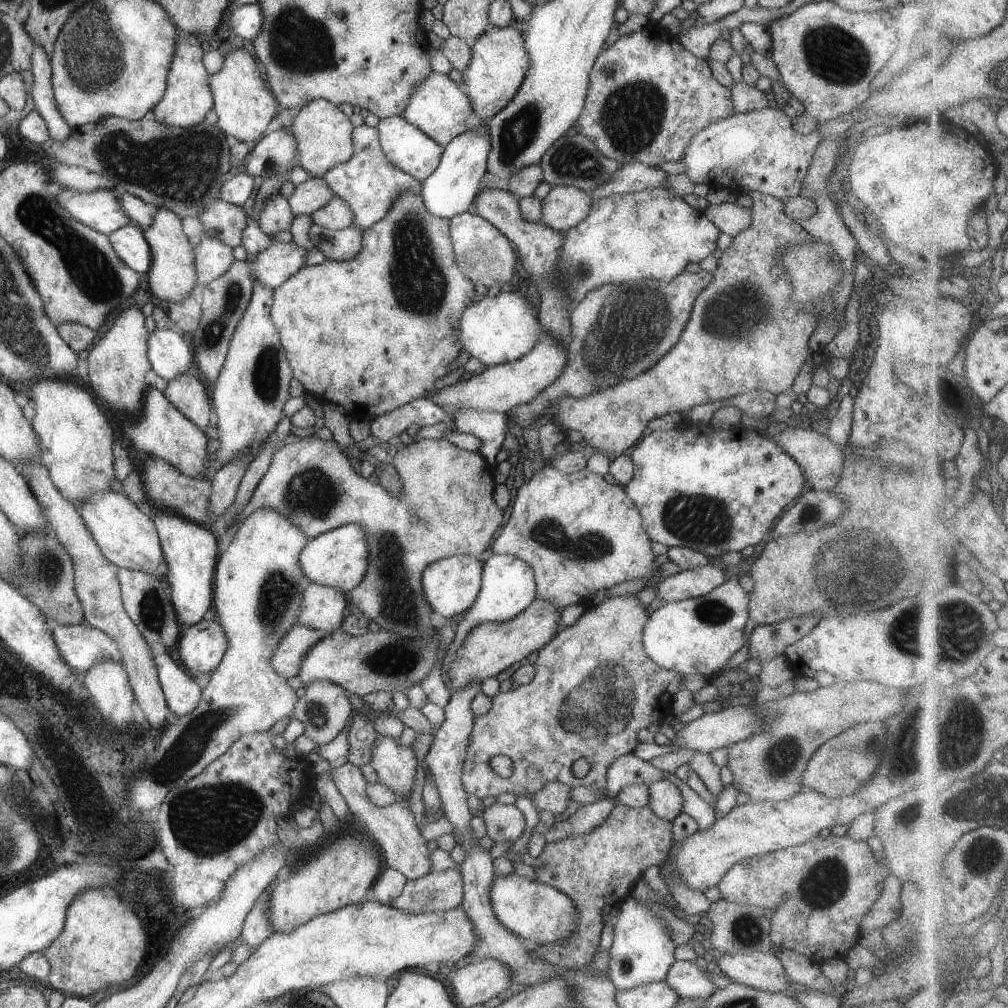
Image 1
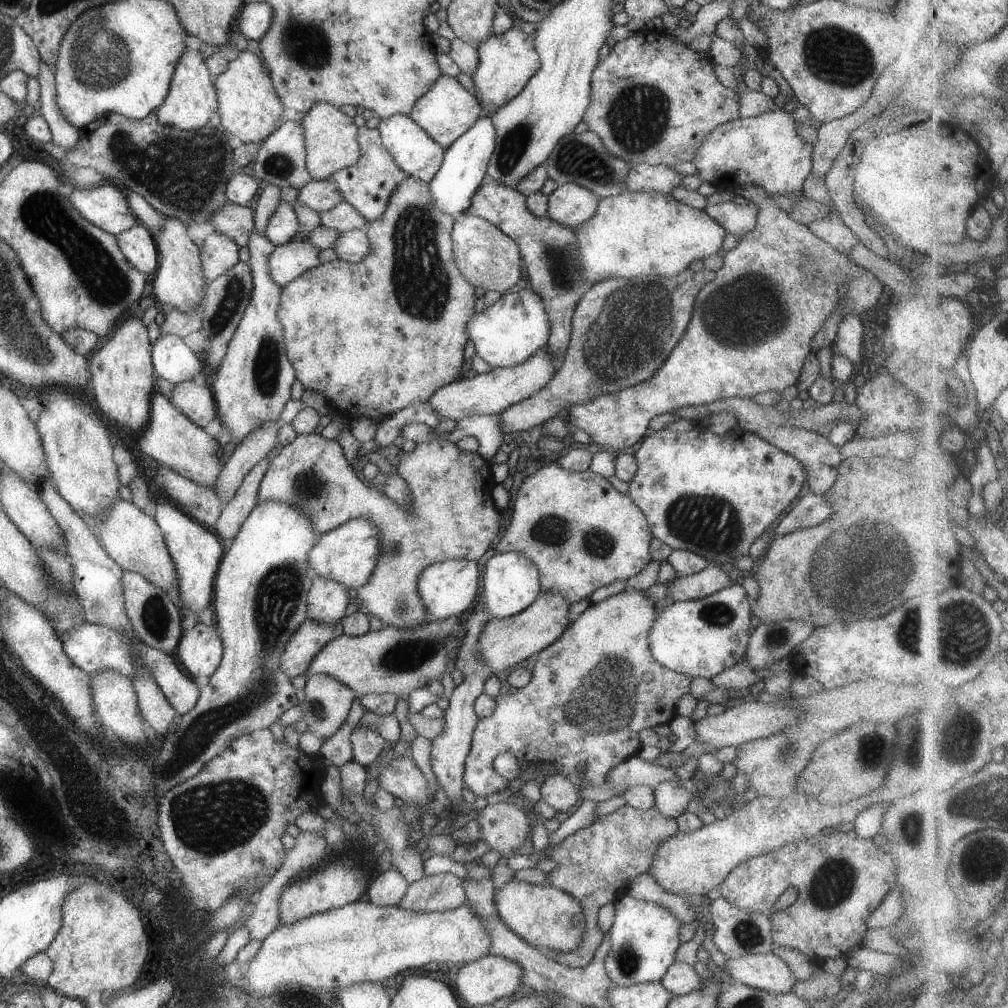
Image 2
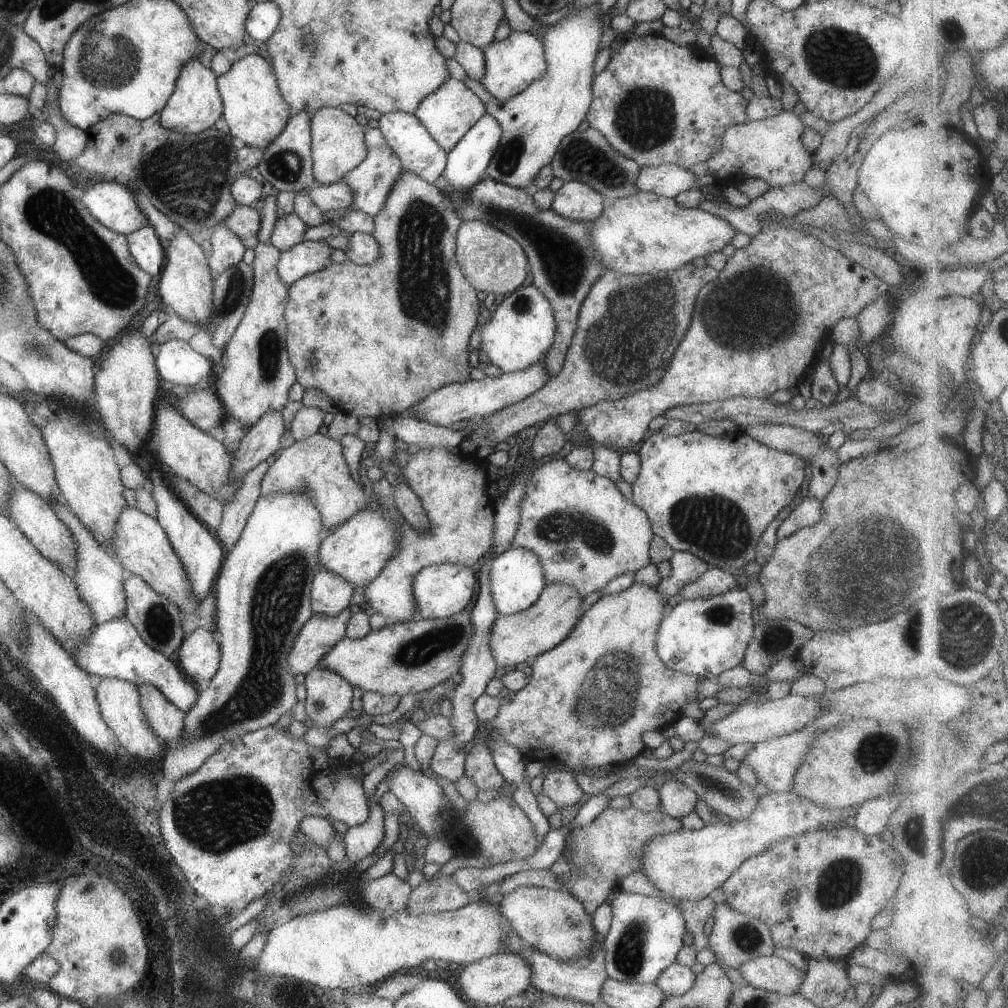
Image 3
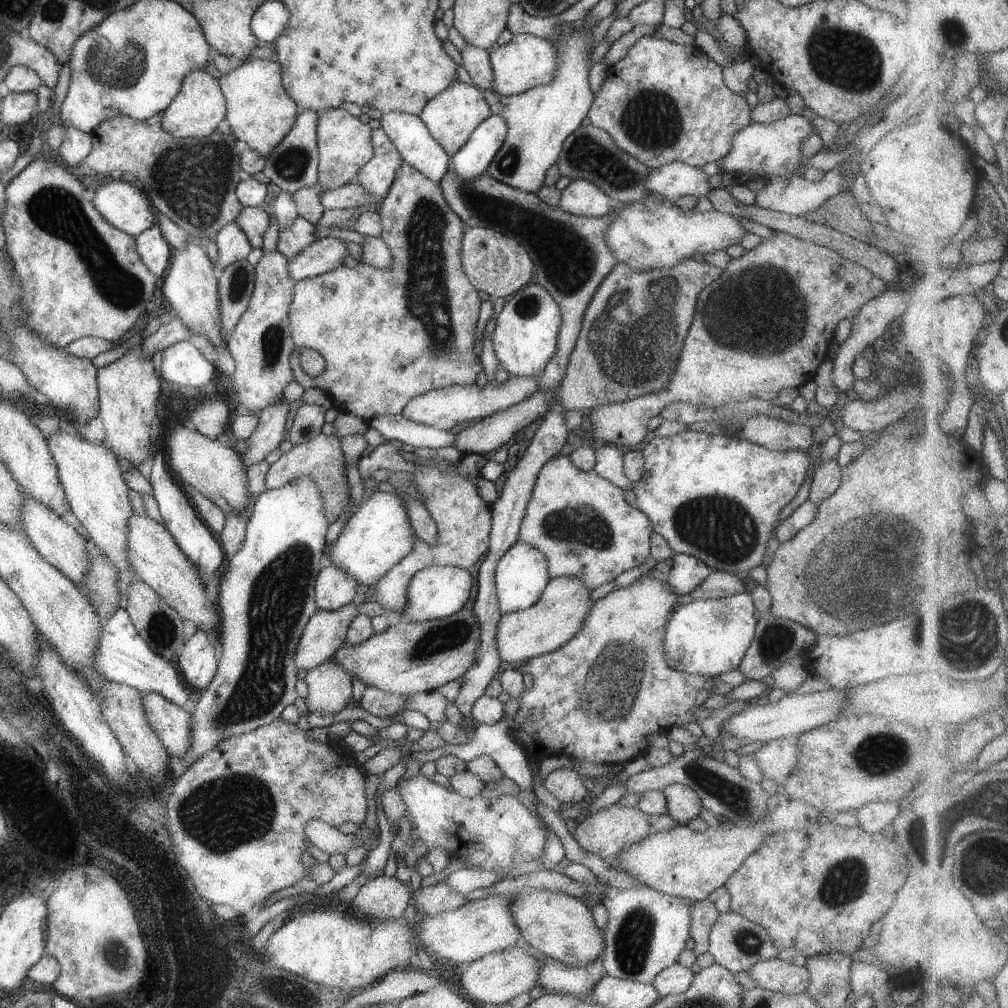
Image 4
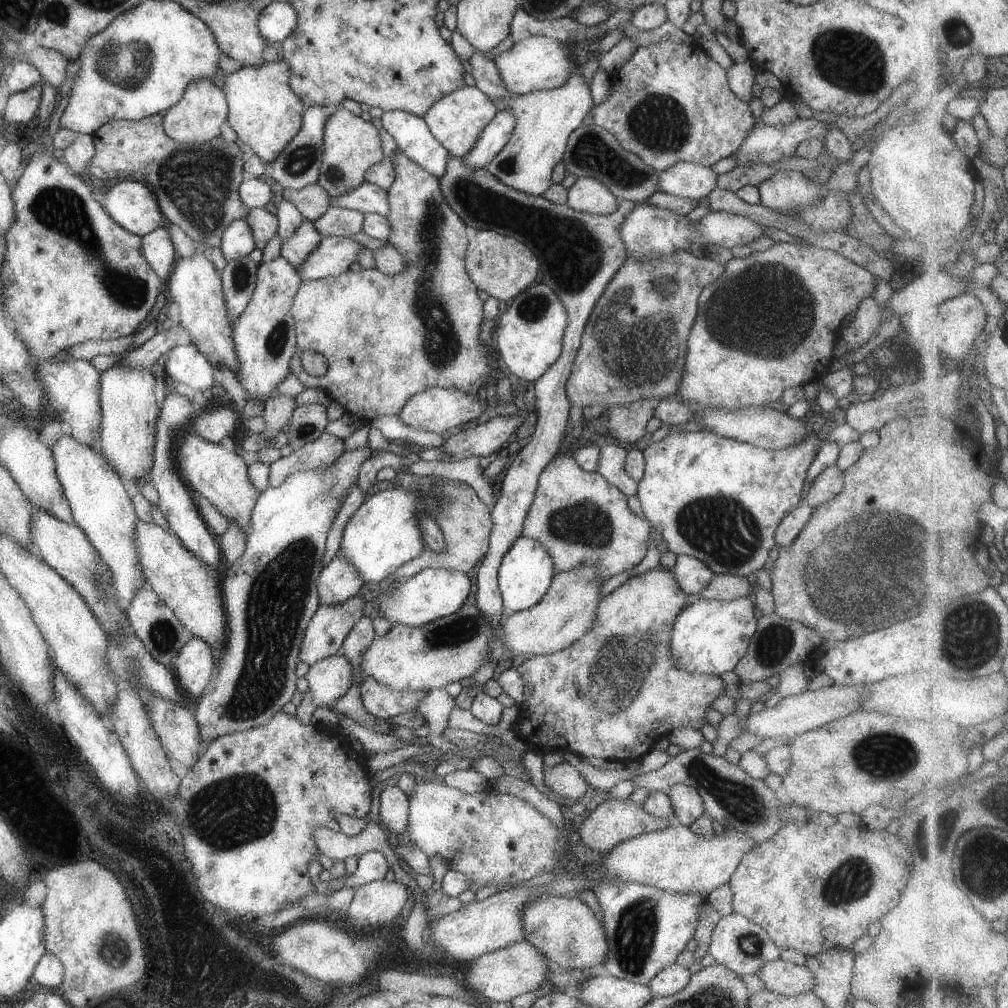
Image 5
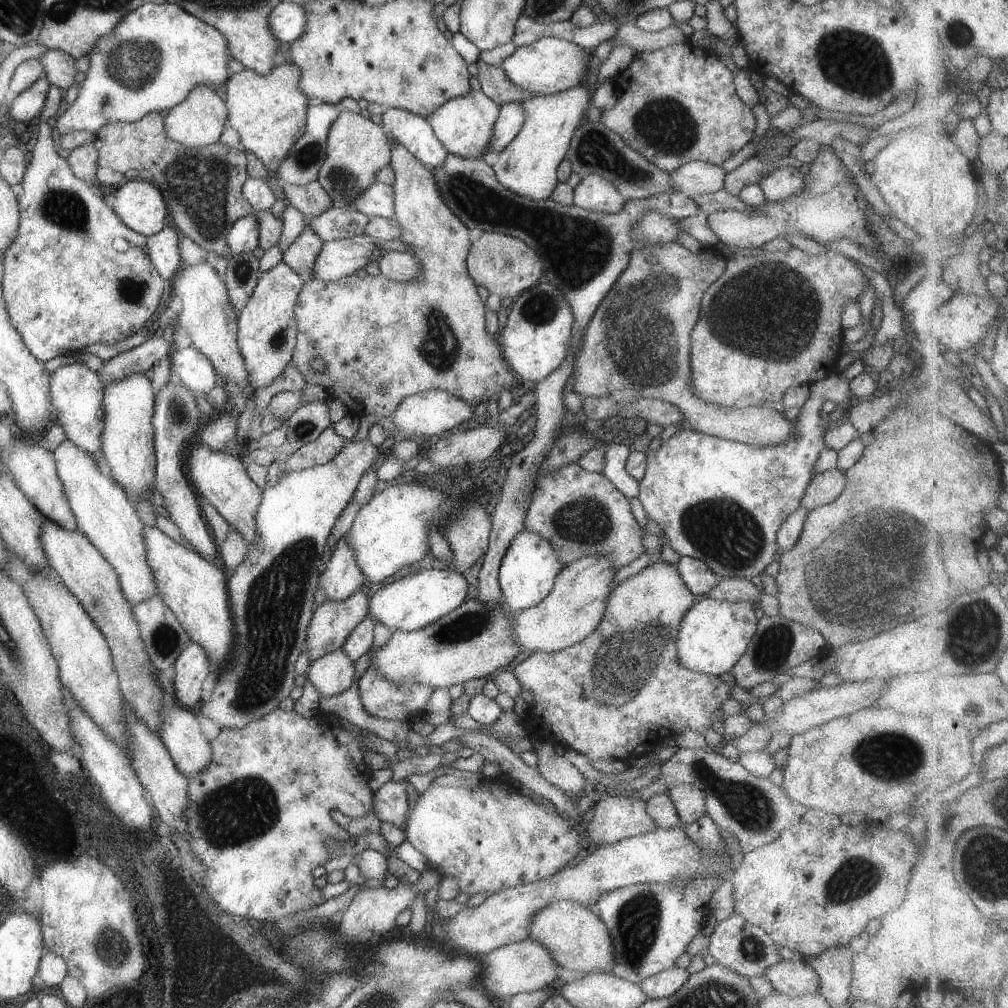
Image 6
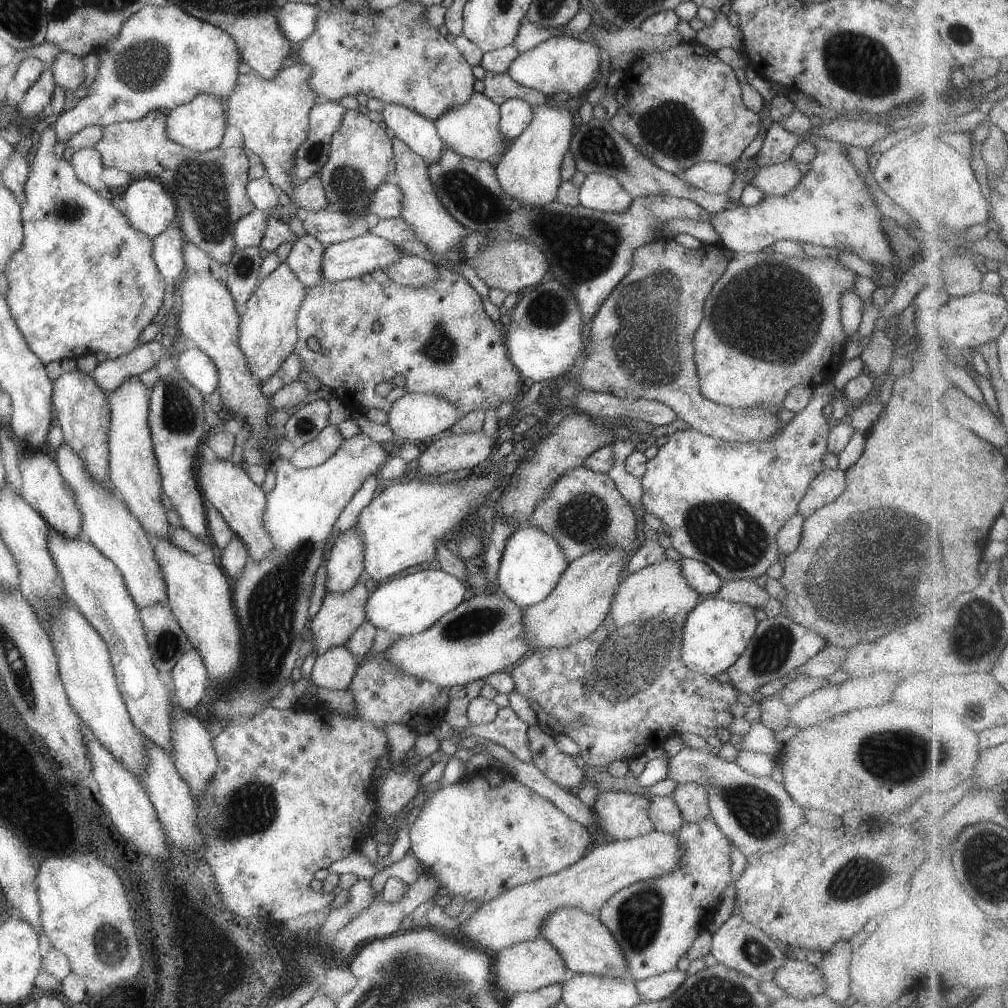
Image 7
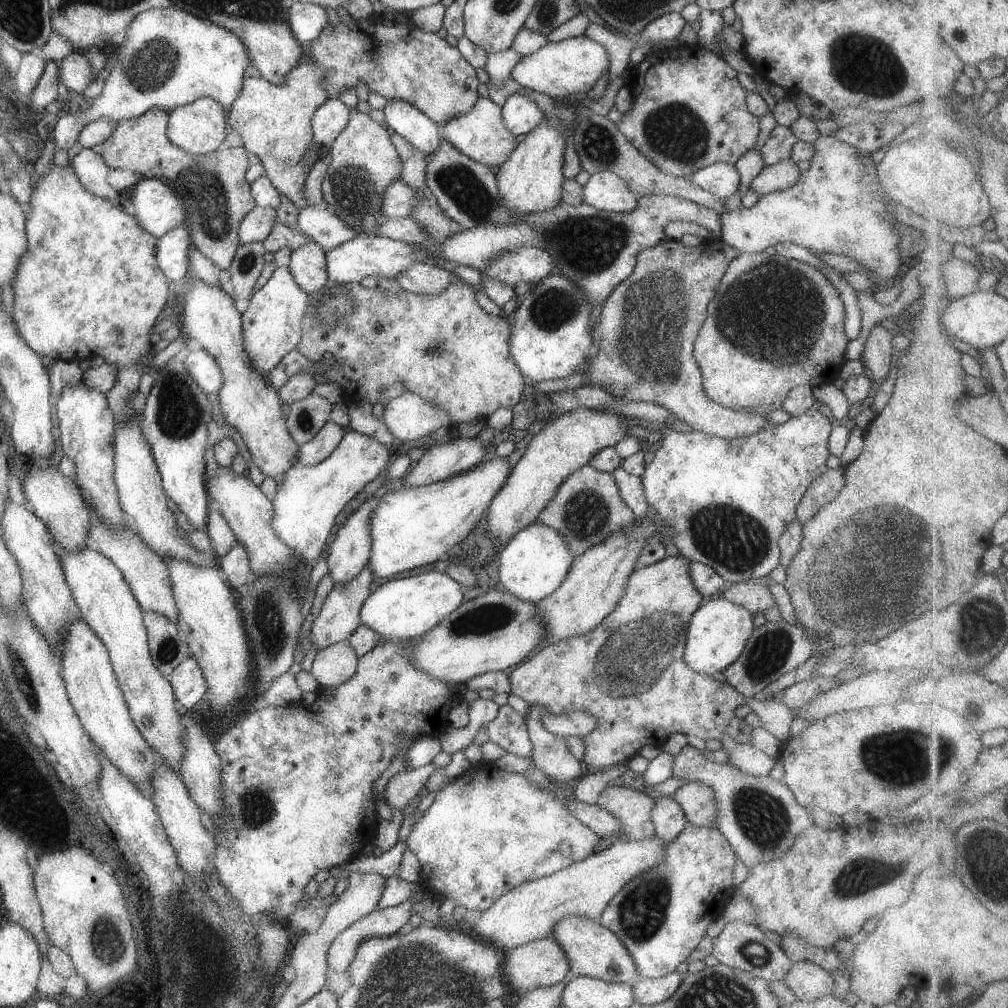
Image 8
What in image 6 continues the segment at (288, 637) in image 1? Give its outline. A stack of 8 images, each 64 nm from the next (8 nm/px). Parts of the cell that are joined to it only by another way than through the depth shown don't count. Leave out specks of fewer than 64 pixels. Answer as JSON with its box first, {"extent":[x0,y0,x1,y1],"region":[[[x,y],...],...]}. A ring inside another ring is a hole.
{"extent":[304,589,369,663],"region":[[[358,589],[338,602],[326,599],[322,606],[313,612],[307,630],[306,650],[304,651],[309,651],[310,662],[312,663],[321,656],[340,649],[346,642],[348,635],[367,617],[368,613],[369,600],[362,589]]]}

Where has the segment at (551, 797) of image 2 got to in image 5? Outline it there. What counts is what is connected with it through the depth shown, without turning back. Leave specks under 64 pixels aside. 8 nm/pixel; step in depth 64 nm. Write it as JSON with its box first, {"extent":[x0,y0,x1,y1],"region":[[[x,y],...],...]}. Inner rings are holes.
{"extent":[543,760,588,801],"region":[[[565,760],[552,767],[543,768],[543,781],[559,798],[583,801],[587,798],[588,783],[576,768]]]}

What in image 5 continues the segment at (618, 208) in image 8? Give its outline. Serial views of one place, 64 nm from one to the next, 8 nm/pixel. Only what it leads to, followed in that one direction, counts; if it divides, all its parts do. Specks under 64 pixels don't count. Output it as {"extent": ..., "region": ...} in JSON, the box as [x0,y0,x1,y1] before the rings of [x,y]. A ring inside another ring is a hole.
{"extent":[566,178,618,215],"region":[[[577,178],[567,191],[566,205],[578,212],[607,215],[613,213],[618,206],[618,199],[597,178]]]}

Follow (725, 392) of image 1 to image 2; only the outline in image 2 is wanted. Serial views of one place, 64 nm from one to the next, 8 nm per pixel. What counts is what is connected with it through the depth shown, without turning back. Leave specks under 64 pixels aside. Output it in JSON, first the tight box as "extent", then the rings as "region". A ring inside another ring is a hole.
{"extent":[563,185,884,453],"region":[[[740,185],[735,186],[734,190],[745,199],[755,202],[759,206],[759,213],[757,216],[756,226],[752,229],[752,232],[741,235],[742,239],[732,250],[729,250],[724,256],[724,265],[715,273],[716,278],[713,278],[710,282],[704,284],[704,286],[698,292],[694,301],[693,313],[688,323],[686,332],[680,339],[680,342],[674,347],[674,350],[670,353],[670,356],[664,361],[664,364],[648,379],[646,382],[634,385],[633,387],[621,390],[617,393],[606,393],[602,396],[594,397],[591,401],[585,405],[572,405],[568,410],[563,413],[566,414],[567,422],[572,429],[582,429],[590,438],[592,438],[593,448],[604,448],[611,450],[614,453],[619,453],[626,448],[634,446],[636,442],[642,440],[646,436],[646,430],[648,430],[648,423],[655,416],[672,413],[676,409],[681,409],[689,406],[698,406],[706,403],[714,402],[715,400],[726,398],[755,397],[756,394],[760,394],[766,391],[774,391],[782,393],[788,386],[796,384],[798,376],[800,376],[800,370],[804,366],[804,360],[806,356],[810,354],[812,348],[810,343],[812,338],[820,332],[820,328],[824,324],[824,321],[834,310],[836,310],[837,304],[843,304],[842,310],[845,312],[845,316],[849,314],[861,315],[864,311],[872,309],[878,302],[884,285],[874,276],[869,270],[856,264],[851,258],[844,253],[837,251],[832,245],[829,245],[823,238],[818,238],[811,230],[808,230],[806,225],[798,224],[794,222],[788,212],[781,209],[775,200],[770,196],[766,189],[763,189],[758,185]]]}

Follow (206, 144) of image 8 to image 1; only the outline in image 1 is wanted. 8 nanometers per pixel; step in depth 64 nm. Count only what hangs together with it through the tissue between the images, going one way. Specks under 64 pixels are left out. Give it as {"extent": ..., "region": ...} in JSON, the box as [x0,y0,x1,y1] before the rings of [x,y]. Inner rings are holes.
{"extent":[153,34,214,128],"region":[[[183,34],[177,37],[171,67],[166,79],[167,87],[153,108],[155,119],[170,126],[190,128],[207,118],[208,111],[214,106],[214,99],[209,85],[210,74],[203,63],[201,40],[195,35]]]}

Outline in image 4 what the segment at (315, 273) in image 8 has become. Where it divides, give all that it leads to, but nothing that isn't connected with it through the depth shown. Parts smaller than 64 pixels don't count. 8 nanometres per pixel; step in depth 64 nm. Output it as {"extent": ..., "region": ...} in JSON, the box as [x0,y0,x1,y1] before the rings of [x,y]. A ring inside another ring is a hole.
{"extent":[277,216,317,259],"region":[[[298,216],[288,228],[279,230],[277,250],[287,259],[292,259],[317,239],[315,230],[316,226]]]}

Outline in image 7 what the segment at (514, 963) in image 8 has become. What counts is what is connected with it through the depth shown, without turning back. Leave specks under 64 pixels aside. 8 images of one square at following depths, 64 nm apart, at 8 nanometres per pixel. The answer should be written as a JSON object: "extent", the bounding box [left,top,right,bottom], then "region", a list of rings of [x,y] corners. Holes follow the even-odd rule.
{"extent":[494,936,568,998],"region":[[[541,936],[531,941],[501,948],[494,957],[494,984],[499,996],[504,998],[515,993],[525,993],[539,988],[562,983],[568,977],[565,960],[558,954],[553,944]]]}

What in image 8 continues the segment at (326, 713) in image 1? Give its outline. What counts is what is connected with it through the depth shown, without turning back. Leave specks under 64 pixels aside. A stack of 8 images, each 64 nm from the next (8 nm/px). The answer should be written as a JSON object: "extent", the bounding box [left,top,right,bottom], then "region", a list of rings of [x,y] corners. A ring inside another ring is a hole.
{"extent":[311,639,359,689],"region":[[[349,639],[318,650],[311,673],[320,687],[331,689],[345,683],[356,672],[359,656]]]}

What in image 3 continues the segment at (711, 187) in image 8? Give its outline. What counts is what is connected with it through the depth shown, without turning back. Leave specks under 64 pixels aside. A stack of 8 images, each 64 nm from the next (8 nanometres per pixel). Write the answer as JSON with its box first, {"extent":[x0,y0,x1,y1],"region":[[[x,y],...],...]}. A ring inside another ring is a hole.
{"extent":[637,164,702,199],"region":[[[661,164],[657,167],[642,167],[637,180],[640,191],[650,191],[657,195],[674,199],[684,191],[702,192],[697,184],[698,176],[677,164]]]}

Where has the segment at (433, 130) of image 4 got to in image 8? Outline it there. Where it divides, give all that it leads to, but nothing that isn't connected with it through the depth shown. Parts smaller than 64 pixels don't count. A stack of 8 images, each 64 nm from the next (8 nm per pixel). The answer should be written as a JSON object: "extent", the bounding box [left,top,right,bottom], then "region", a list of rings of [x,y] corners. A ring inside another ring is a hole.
{"extent":[440,97,519,168],"region":[[[480,97],[467,113],[440,126],[440,136],[449,140],[462,154],[484,166],[494,168],[504,164],[519,144],[519,138],[508,130],[503,121],[501,107],[492,99],[485,97]]]}

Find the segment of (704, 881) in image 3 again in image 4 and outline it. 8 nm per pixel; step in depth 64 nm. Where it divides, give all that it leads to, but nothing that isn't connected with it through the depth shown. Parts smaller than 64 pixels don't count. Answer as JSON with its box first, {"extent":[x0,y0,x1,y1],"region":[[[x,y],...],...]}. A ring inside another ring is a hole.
{"extent":[617,794,826,901],"region":[[[776,794],[767,800],[767,812],[763,818],[750,829],[749,827],[739,827],[730,822],[723,822],[718,828],[708,827],[704,831],[696,831],[688,825],[676,825],[667,831],[660,831],[645,836],[640,842],[632,843],[629,847],[624,847],[618,855],[617,866],[630,876],[636,877],[644,885],[652,887],[665,895],[687,898],[691,901],[701,901],[707,899],[718,887],[724,887],[726,881],[737,868],[744,862],[766,840],[766,837],[780,831],[790,829],[800,830],[816,821],[825,821],[826,816],[819,812],[817,808],[802,802],[796,797],[788,794]]]}

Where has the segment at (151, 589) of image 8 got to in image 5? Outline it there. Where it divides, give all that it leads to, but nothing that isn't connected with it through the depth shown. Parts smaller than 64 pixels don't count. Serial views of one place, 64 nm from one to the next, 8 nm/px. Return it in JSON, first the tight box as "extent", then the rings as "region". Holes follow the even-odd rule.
{"extent":[52,435,149,611],"region":[[[63,435],[52,450],[73,520],[85,532],[101,560],[109,566],[118,604],[126,611],[139,589],[149,584],[144,578],[135,543],[135,526],[139,519],[125,483],[101,452],[80,444],[73,436]]]}

